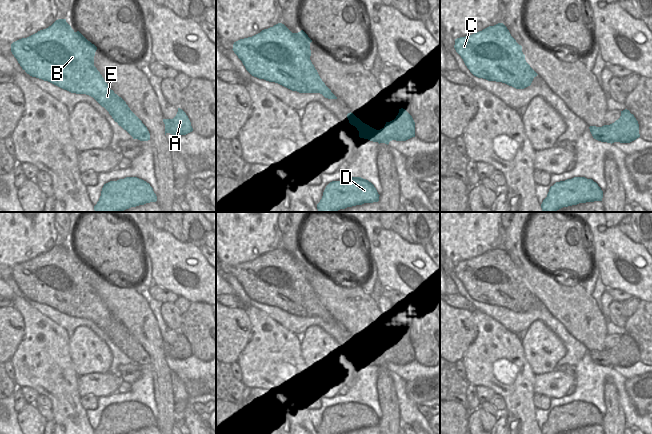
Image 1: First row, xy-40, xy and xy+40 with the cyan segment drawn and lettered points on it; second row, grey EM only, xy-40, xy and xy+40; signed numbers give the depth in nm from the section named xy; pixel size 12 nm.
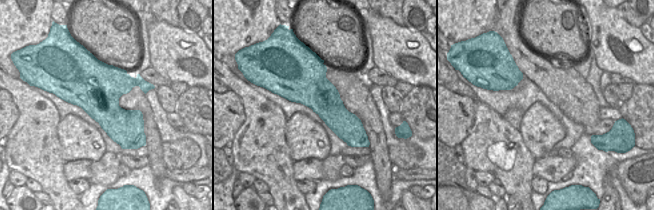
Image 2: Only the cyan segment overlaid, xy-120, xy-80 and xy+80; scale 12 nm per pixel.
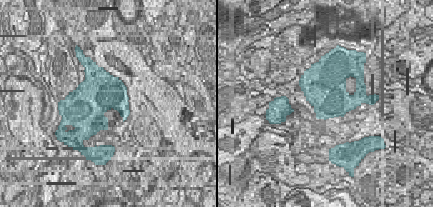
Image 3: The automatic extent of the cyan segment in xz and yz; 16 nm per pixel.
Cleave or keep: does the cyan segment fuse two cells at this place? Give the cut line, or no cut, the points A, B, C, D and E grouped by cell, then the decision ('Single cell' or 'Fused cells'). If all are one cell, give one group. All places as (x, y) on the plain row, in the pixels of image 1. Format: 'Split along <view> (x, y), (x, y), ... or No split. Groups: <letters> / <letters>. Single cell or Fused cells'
No split. Groups: A B C D E. Single cell

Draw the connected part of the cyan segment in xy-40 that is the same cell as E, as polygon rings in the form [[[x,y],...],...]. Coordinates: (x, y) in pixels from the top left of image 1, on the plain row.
[[[58,243],[48,252],[11,268],[12,278],[27,298],[48,305],[71,317],[86,318],[93,321],[133,363],[150,364],[147,351],[130,334],[126,326],[110,313],[94,290],[96,274],[97,271],[79,255],[75,256],[66,246],[66,243]]]

